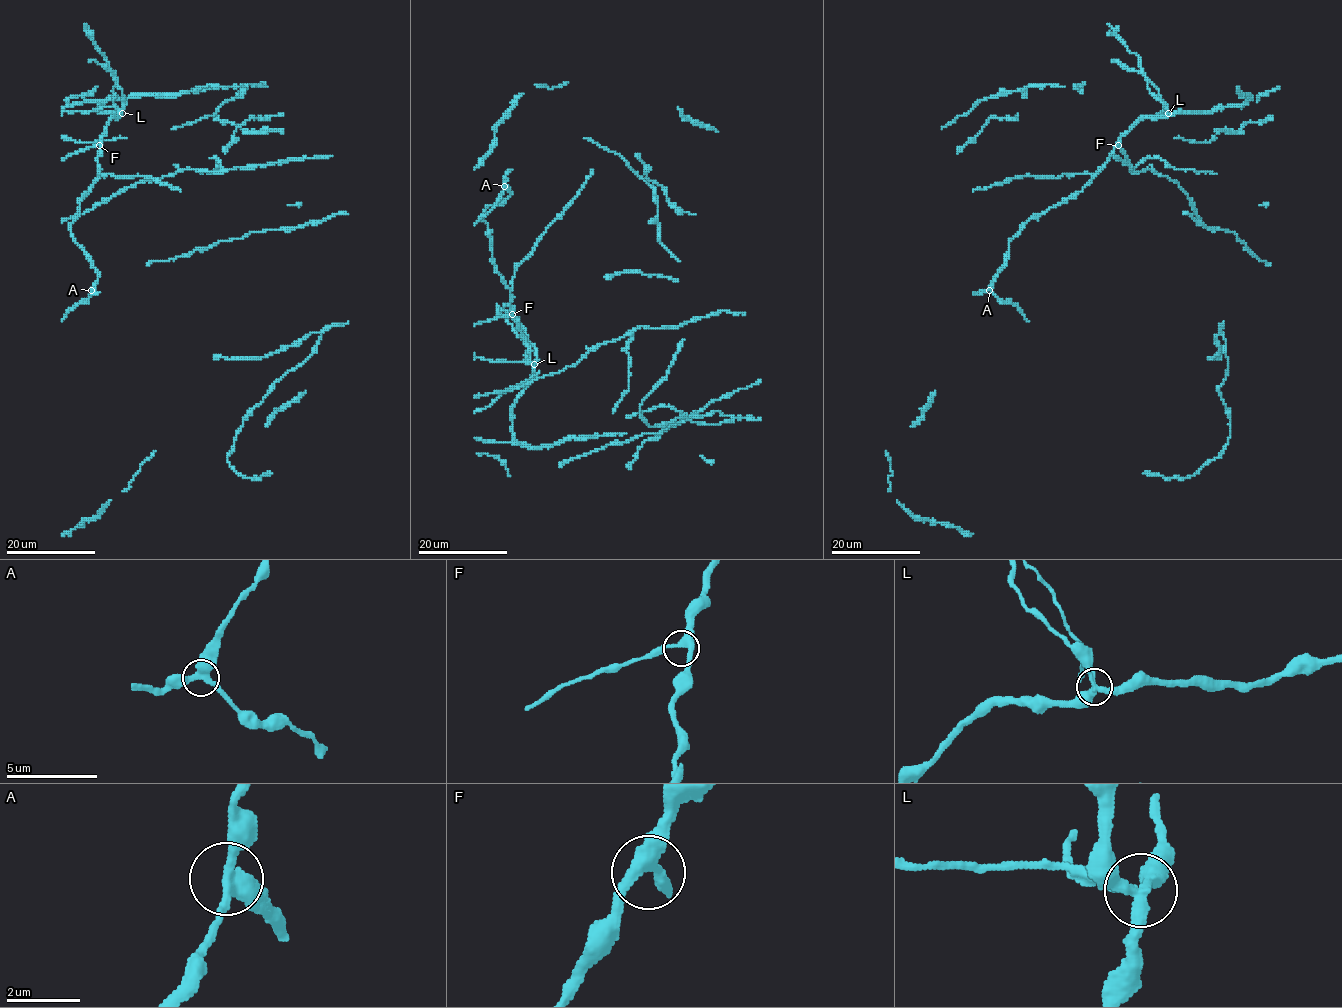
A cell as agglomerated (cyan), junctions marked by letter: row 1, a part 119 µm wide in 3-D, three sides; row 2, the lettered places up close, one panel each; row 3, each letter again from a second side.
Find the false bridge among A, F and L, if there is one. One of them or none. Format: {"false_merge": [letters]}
{"false_merge": ["L"]}

